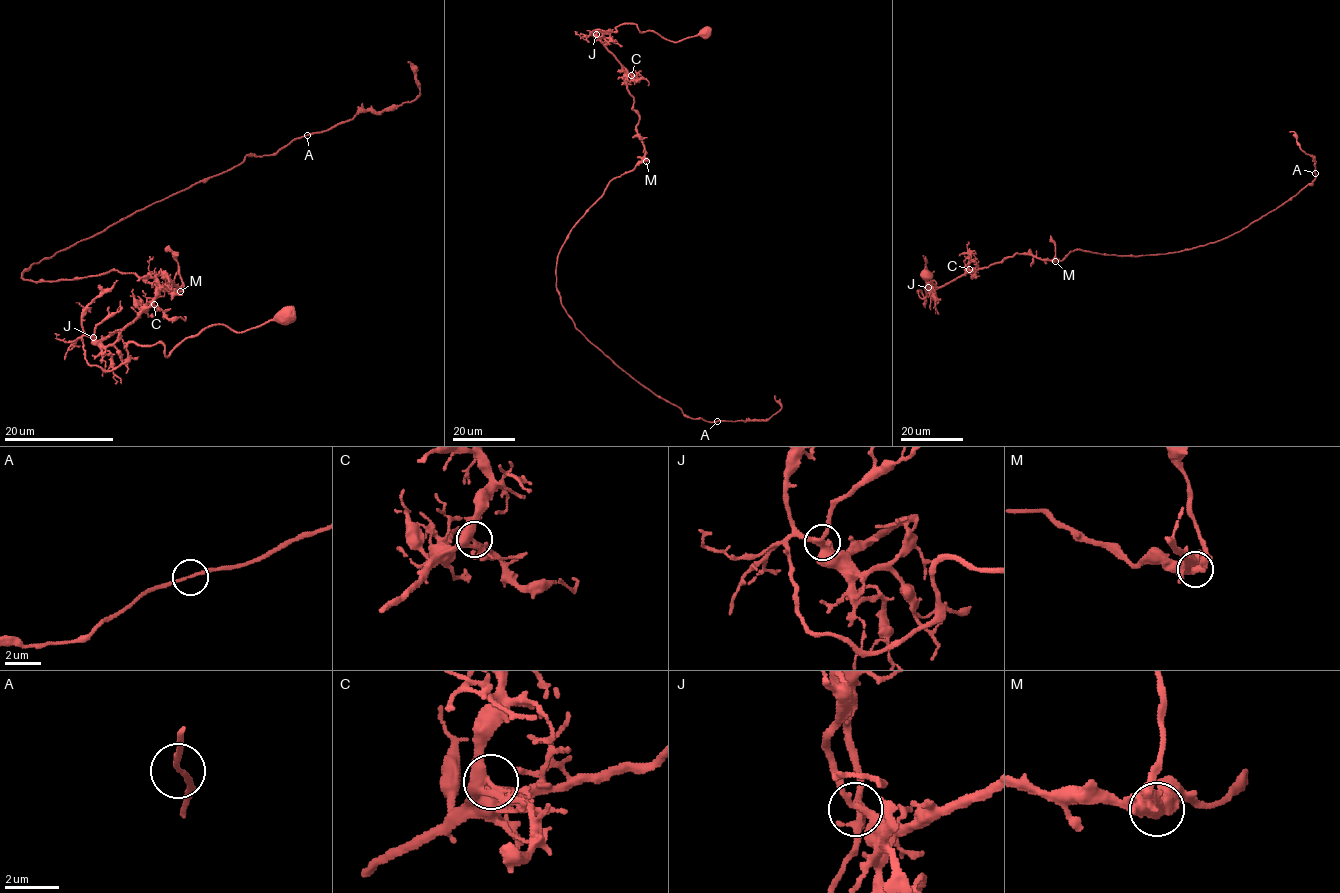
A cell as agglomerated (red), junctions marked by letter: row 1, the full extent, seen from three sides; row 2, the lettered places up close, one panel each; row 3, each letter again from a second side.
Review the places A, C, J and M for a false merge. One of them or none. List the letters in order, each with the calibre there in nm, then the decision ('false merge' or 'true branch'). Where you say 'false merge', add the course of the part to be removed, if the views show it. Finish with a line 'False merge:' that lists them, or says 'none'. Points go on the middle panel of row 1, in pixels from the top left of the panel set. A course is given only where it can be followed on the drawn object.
A: 150 nm | true branch
C: 360 nm | true branch
J: 280 nm | true branch
M: 500 nm | true branch
False merge: none

